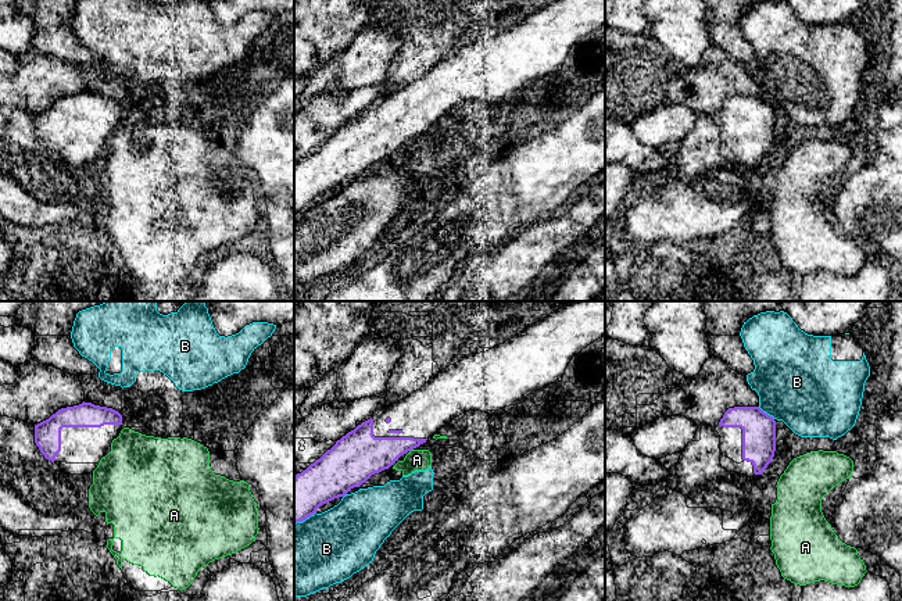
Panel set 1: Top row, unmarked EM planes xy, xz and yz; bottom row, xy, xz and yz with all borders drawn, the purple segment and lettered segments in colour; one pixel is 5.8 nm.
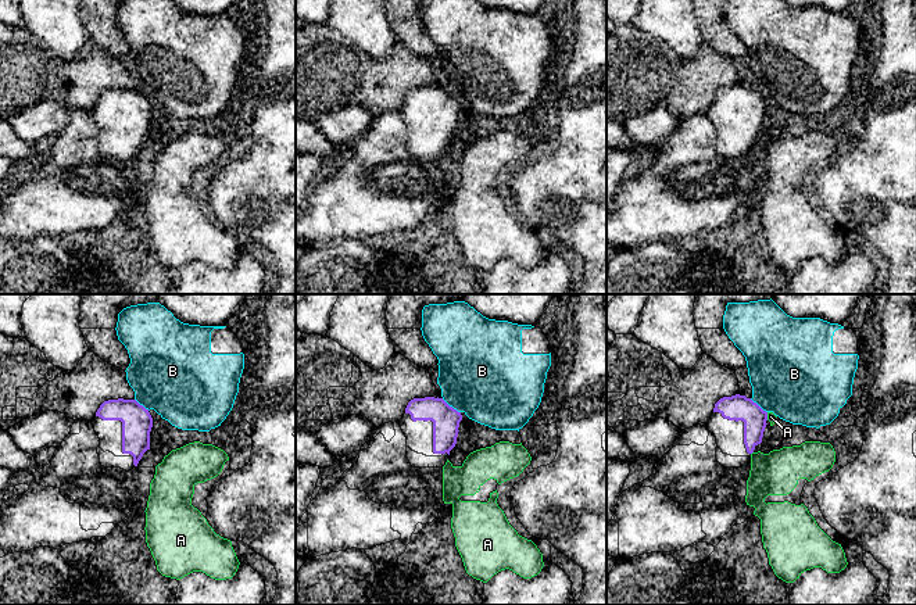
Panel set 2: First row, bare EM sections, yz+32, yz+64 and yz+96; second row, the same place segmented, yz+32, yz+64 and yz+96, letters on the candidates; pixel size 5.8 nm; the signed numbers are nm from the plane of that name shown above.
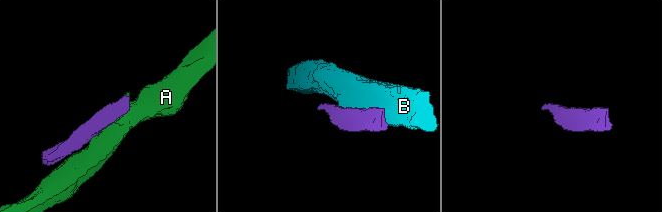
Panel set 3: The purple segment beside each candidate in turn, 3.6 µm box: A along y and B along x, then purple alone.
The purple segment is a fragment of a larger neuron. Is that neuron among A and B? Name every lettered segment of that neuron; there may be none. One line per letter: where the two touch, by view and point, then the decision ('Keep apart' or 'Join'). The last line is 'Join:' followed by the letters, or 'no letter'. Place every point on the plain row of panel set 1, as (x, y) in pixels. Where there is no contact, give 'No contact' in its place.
A: Touches purple at xz (411, 138). Keep apart
B: Touches purple at yz (765, 102). Keep apart
Join: no letter

